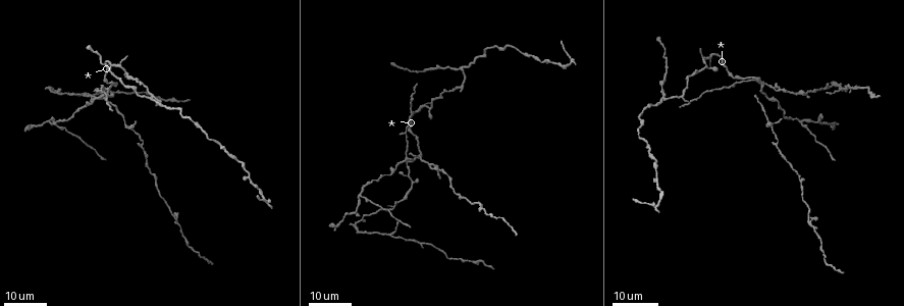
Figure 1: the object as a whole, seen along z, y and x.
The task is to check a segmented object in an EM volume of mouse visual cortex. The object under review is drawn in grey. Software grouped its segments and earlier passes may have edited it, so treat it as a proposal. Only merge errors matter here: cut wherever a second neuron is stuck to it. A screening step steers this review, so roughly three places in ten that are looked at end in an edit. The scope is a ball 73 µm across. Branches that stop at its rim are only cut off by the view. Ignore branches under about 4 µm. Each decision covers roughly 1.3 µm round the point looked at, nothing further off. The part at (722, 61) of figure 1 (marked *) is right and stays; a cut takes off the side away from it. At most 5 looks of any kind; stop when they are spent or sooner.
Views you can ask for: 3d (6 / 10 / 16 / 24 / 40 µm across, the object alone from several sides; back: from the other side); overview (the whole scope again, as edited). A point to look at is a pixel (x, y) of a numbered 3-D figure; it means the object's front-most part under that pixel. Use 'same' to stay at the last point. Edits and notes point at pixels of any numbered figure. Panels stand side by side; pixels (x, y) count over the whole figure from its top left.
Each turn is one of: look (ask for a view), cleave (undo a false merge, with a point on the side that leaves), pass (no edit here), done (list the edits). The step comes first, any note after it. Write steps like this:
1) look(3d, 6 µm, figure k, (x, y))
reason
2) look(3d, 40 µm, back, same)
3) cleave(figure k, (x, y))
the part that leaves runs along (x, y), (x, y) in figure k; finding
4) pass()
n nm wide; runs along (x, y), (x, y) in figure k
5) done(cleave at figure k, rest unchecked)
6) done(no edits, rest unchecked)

look(3d, 24 µm, figure 1, (156, 104))
two arms in line, one across

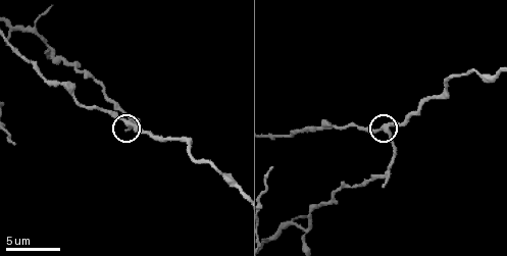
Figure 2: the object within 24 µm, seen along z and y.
look(3d, 6 µm, figure 2, (133, 122))

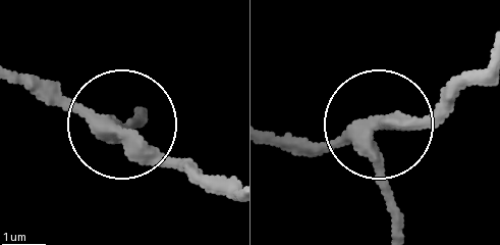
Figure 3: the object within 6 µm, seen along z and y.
pass()
runs along (395, 229), (370, 133), (278, 141) in figure 3; continuous, no second neuron

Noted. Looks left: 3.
look(3d, 10 µm, figure 2, (127, 113))
three-way junction

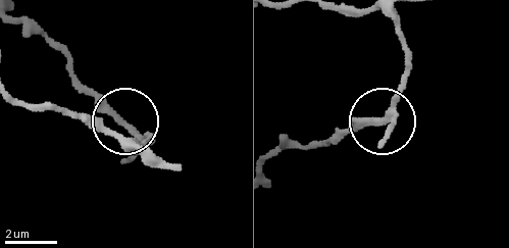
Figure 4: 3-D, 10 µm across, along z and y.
pass()
runs along (275, 154), (295, 146), (323, 146), (373, 124), (411, 68) in figure 4; one neuron here

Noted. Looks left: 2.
look(3d, 16 µm, figure 1, (767, 83))
two arms in line, one across

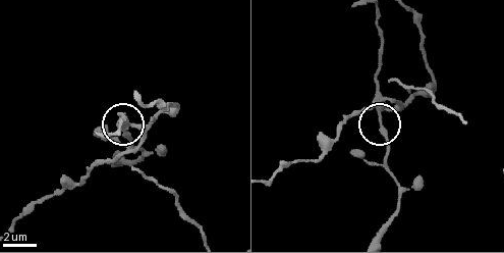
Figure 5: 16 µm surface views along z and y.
look(3d, 10 µm, figure 5, (381, 117))

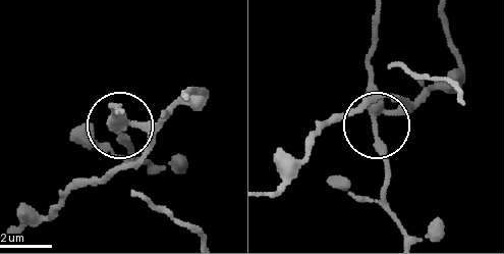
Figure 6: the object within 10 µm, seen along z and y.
cleave(figure 6, (122, 134))
3 arms; the part that leaves runs along (374, 112), (387, 169), (381, 202), (402, 235) in figure 6; two neurons meet here

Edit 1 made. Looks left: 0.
done(cleave at figure 6, rest unchecked)

